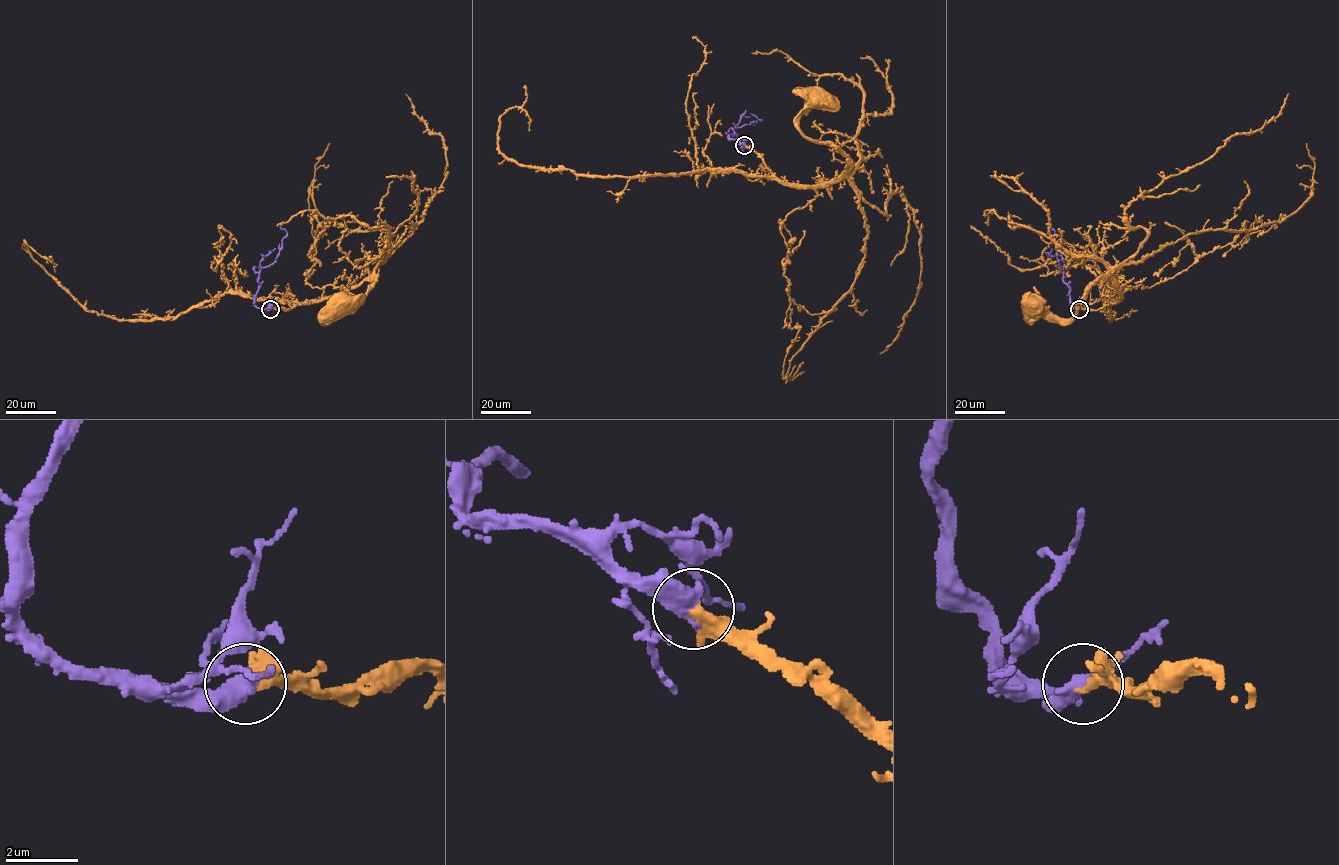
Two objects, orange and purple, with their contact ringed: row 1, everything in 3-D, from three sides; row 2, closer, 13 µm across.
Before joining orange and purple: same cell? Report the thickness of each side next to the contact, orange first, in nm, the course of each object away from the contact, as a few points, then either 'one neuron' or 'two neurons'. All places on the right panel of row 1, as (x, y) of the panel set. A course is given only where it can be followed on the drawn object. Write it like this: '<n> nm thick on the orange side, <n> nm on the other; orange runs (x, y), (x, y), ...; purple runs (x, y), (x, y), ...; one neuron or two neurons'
280 nm thick on the orange side, 600 nm on the other; orange runs (1079, 309), (1099, 309), (1115, 304), (1120, 292), (1111, 280), (1097, 281), (1069, 319), (1031, 310), (1031, 302); purple runs (1079, 309), (1074, 308), (1070, 300), (1069, 287), (1063, 280), (1062, 267), (1058, 265), (1055, 231), (1048, 225); one neuron

